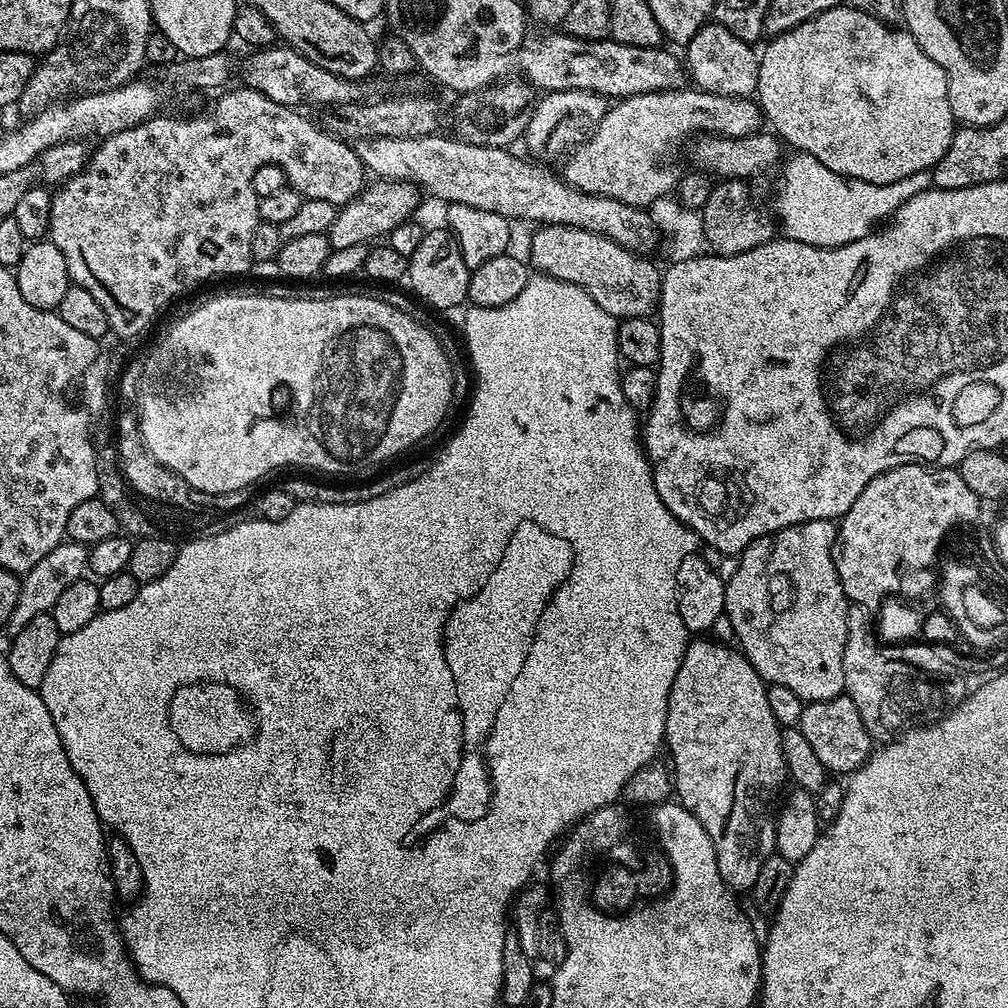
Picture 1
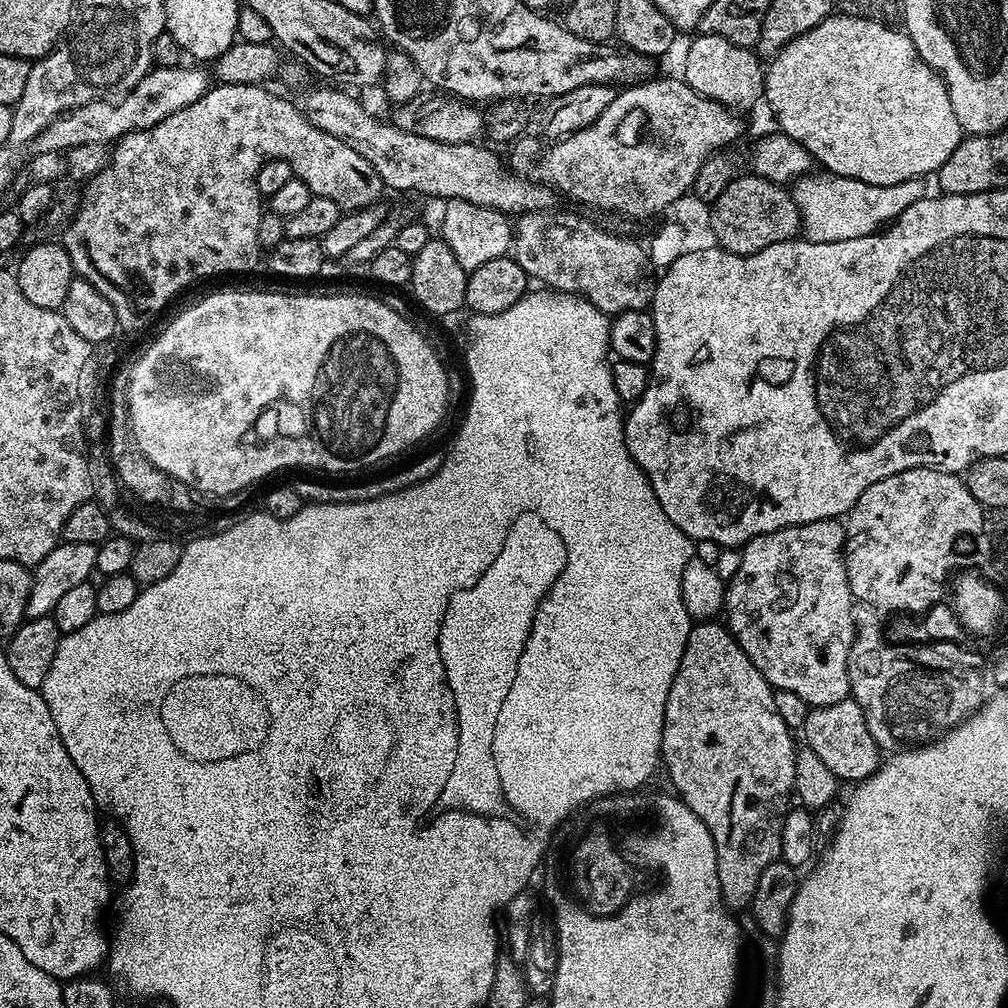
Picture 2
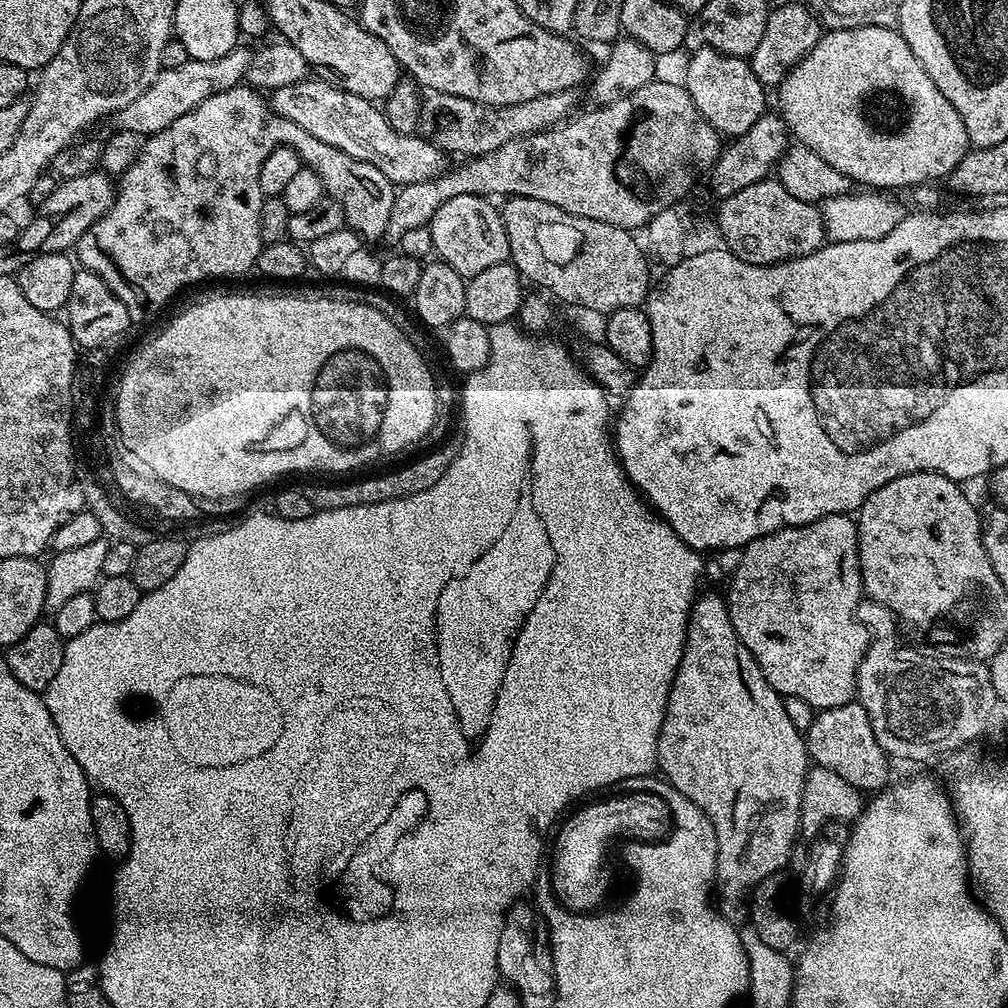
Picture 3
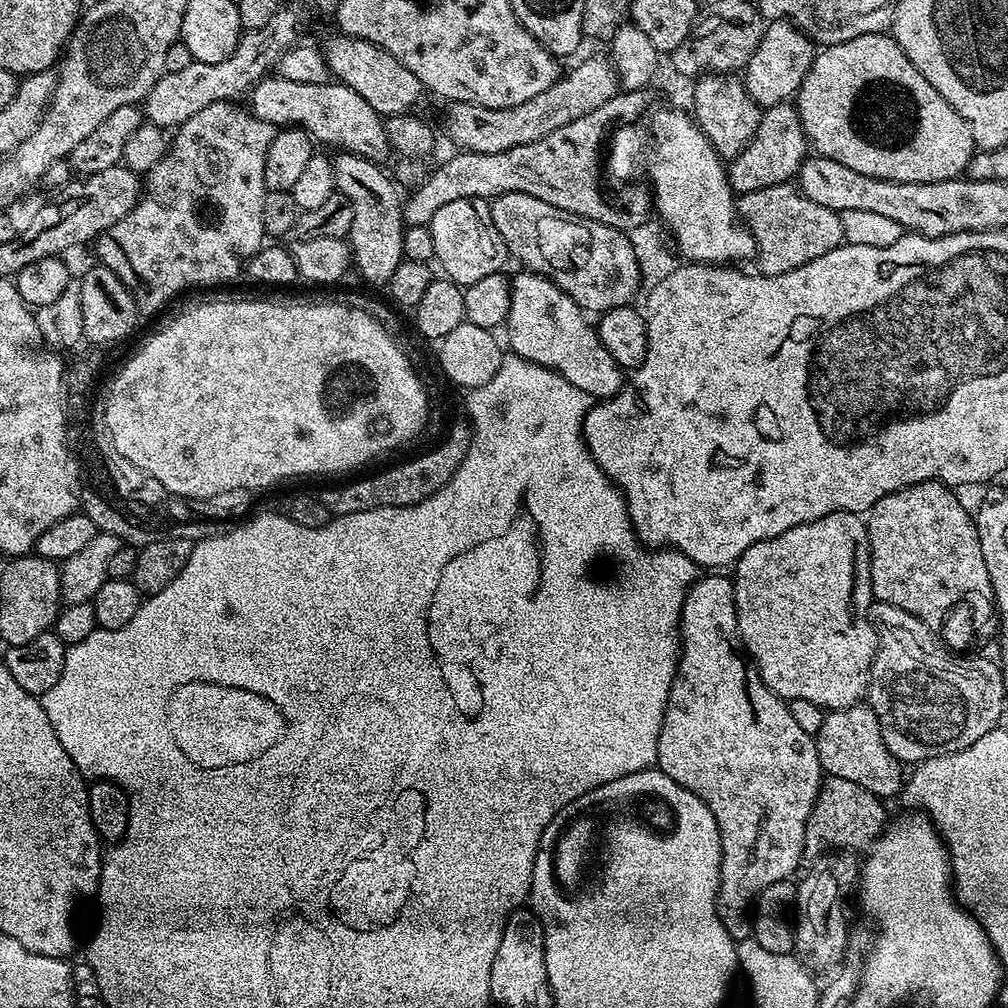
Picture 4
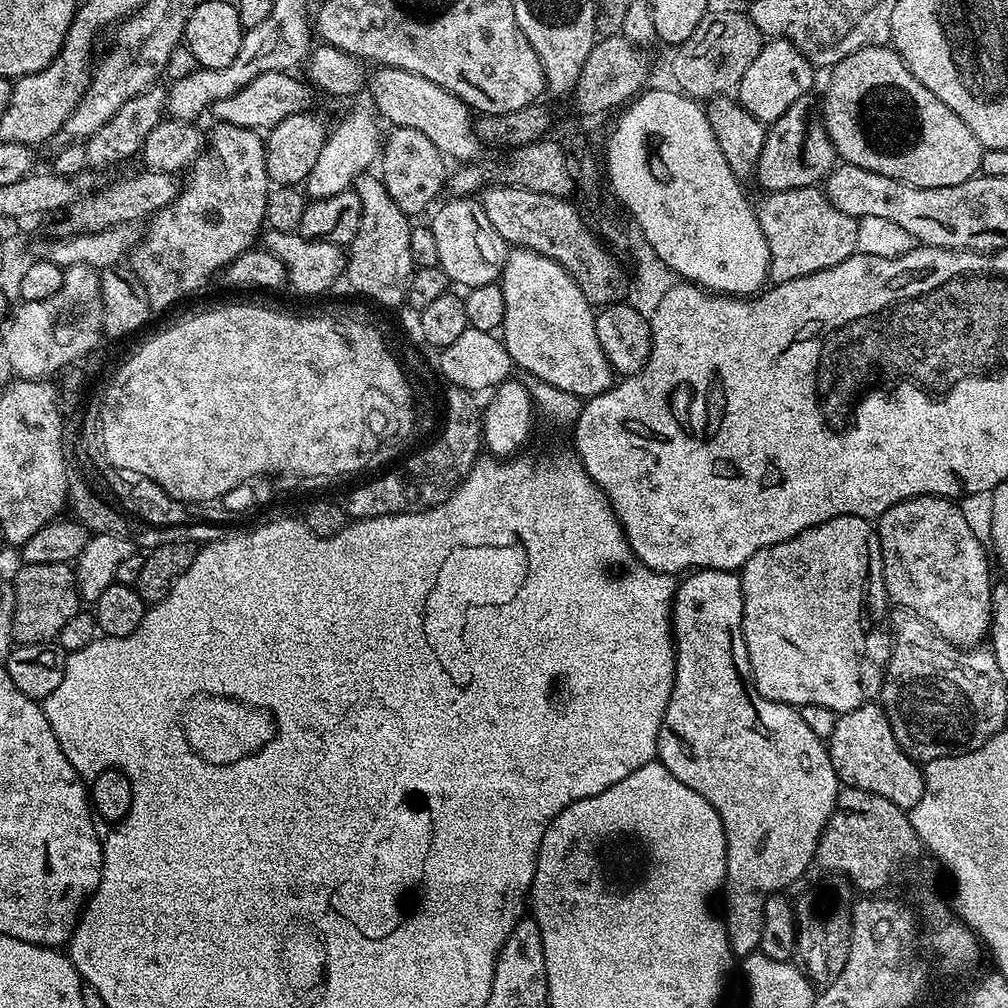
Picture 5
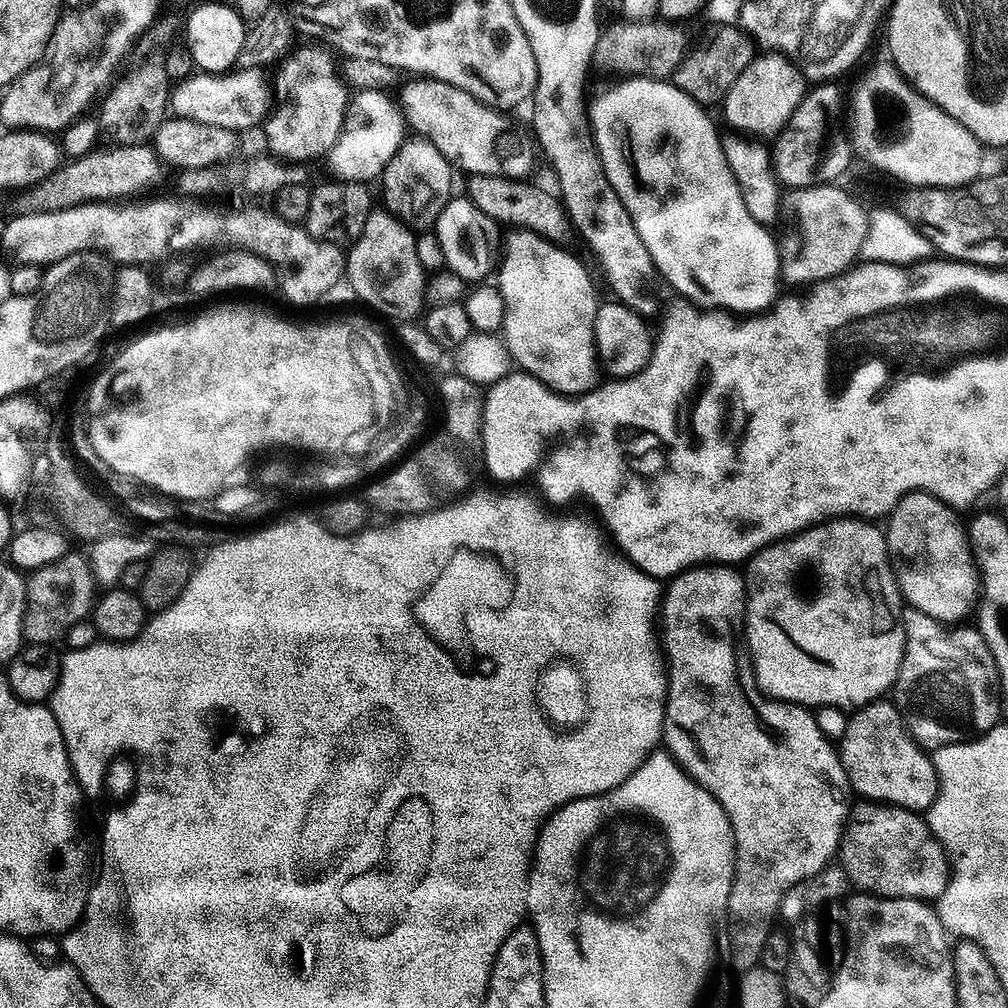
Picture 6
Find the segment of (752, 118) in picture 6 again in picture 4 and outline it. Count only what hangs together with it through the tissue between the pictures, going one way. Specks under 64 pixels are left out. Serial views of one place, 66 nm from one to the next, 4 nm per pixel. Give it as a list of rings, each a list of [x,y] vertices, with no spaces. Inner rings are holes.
[[[788,20],[771,21],[762,34],[762,42],[758,42],[758,50],[754,50],[750,62],[742,69],[742,79],[750,98],[761,109],[791,101],[802,86],[817,51],[814,41],[795,24]]]

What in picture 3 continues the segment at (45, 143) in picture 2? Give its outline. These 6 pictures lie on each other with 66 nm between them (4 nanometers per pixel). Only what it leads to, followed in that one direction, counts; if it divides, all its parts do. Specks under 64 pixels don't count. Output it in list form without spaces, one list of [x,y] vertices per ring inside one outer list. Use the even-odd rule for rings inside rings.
[[[237,46],[230,50],[222,58],[213,60],[193,60],[189,58],[182,66],[173,68],[161,68],[160,73],[126,106],[121,112],[115,113],[116,128],[121,132],[133,132],[141,138],[147,138],[166,130],[170,122],[175,122],[177,118],[182,118],[182,114],[190,114],[198,102],[206,102],[214,94],[222,90],[230,90],[237,87],[247,77],[248,67],[252,61],[253,53],[247,52],[243,46]]]

